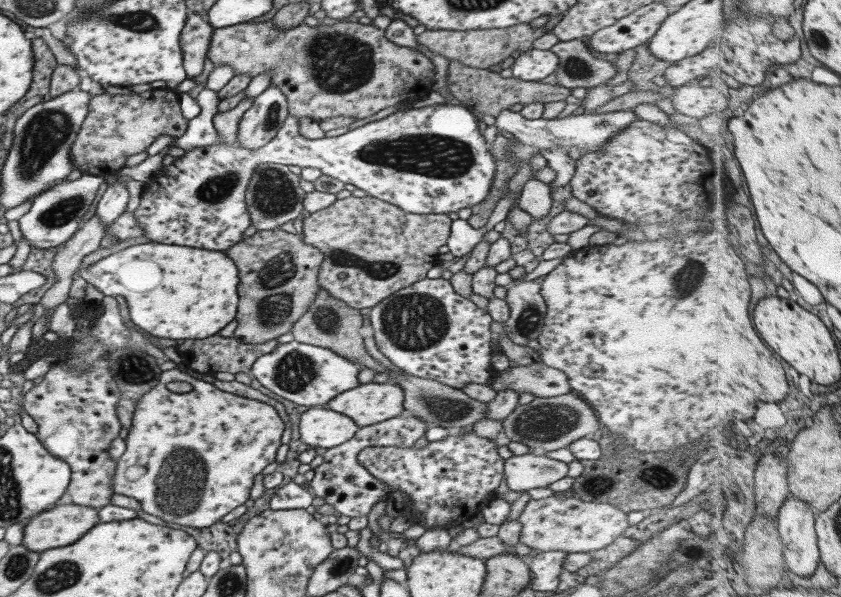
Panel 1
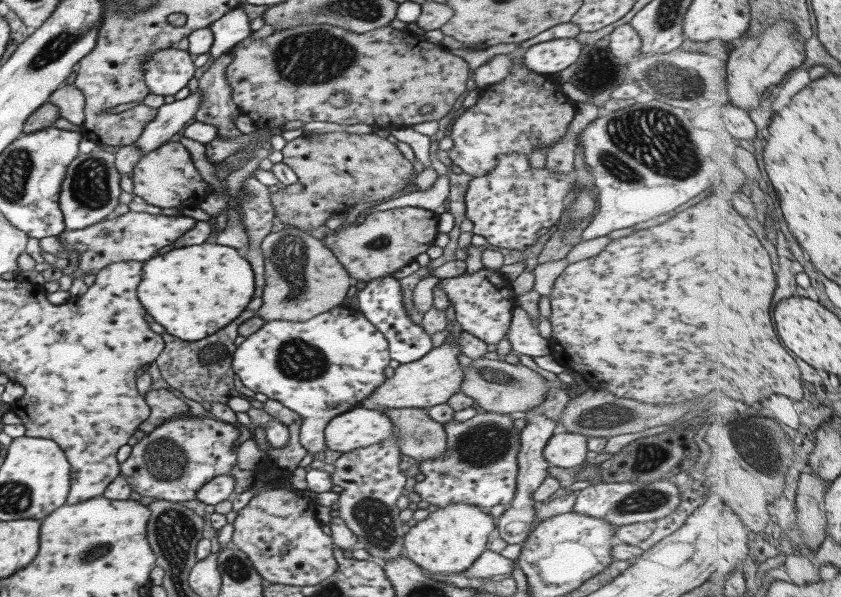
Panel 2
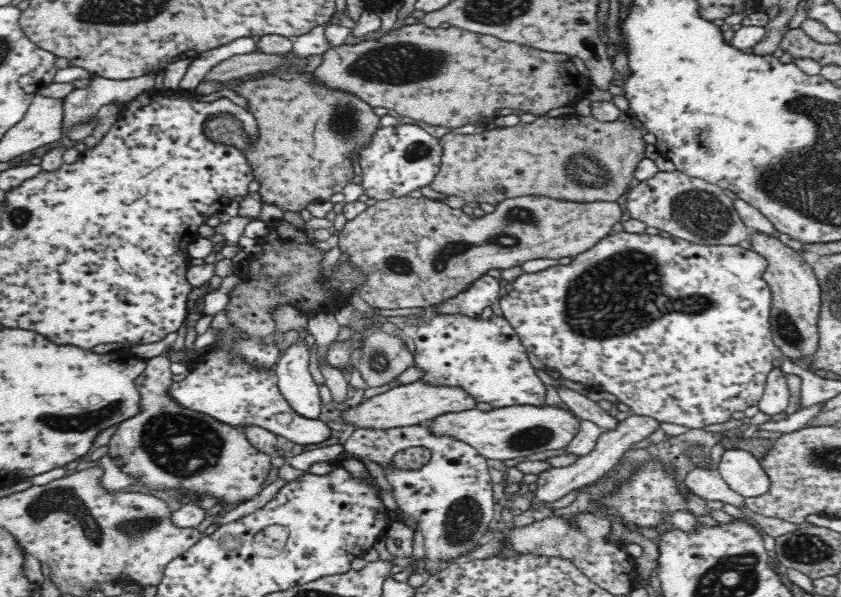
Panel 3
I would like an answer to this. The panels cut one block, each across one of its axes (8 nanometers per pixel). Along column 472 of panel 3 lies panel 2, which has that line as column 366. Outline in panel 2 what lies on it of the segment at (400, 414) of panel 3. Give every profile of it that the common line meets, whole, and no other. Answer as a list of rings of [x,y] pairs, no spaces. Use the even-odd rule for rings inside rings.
[[[447,333],[440,346],[433,347],[418,361],[399,364],[394,368],[391,377],[386,378],[367,398],[357,406],[369,410],[380,410],[387,407],[422,408],[427,410],[435,404],[443,404],[448,398],[460,391],[461,381],[464,380],[464,370],[457,356],[460,354],[458,345],[459,333],[452,336]]]

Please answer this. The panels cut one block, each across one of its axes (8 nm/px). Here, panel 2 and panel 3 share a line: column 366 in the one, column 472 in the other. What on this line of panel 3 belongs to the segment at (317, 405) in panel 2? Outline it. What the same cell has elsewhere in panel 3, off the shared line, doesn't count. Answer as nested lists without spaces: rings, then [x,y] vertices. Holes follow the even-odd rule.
[[[436,315],[426,325],[417,328],[412,335],[416,344],[415,366],[425,370],[424,382],[436,386],[461,386],[476,402],[487,402],[492,408],[533,404],[542,406],[546,388],[528,360],[528,350],[516,336],[516,331],[504,317],[493,316],[490,320],[470,319],[462,315]]]

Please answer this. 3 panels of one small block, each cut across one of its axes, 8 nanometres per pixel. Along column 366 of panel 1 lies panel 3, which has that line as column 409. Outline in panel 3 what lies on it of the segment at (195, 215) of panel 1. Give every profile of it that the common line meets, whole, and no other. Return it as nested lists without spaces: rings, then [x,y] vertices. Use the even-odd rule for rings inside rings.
[[[403,123],[384,127],[380,126],[380,128],[377,128],[372,141],[366,147],[358,150],[358,160],[362,169],[358,184],[362,186],[364,194],[368,198],[374,198],[376,201],[385,201],[409,195],[414,190],[431,184],[440,170],[443,150],[442,145],[440,145],[440,139],[434,138],[434,136],[428,134],[419,125]]]

